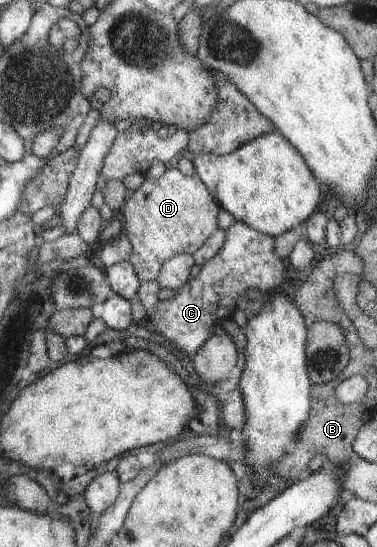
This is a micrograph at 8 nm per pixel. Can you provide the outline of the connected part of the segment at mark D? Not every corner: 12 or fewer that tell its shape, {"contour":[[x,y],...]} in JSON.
{"contour":[[177,168],[129,192],[121,221],[140,283],[193,254],[220,205]]}

